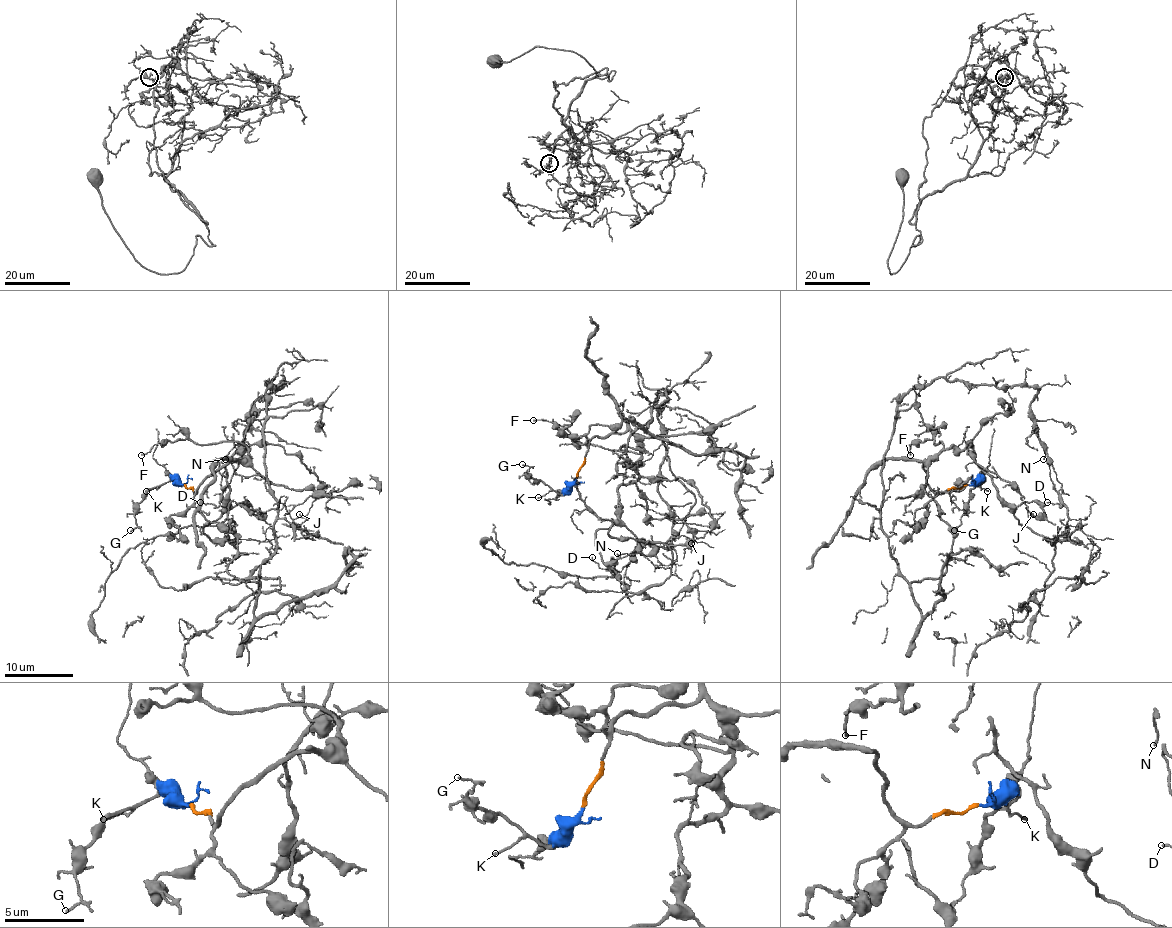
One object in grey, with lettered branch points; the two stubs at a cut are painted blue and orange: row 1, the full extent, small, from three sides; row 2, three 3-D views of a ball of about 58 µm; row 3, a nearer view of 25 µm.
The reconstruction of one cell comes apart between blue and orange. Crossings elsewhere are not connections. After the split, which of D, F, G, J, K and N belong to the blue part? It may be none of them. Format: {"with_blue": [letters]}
{"with_blue": ["G", "K"]}

